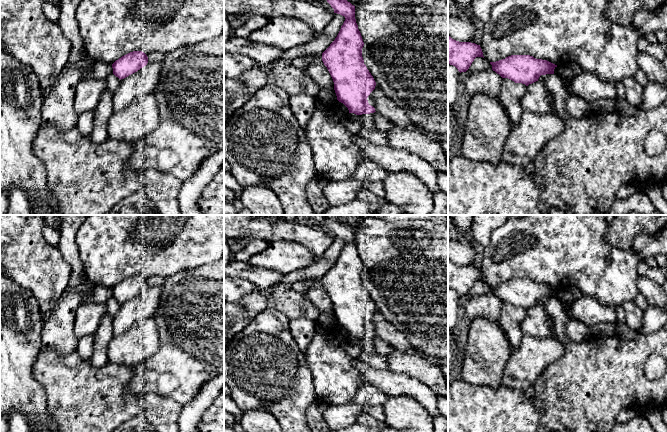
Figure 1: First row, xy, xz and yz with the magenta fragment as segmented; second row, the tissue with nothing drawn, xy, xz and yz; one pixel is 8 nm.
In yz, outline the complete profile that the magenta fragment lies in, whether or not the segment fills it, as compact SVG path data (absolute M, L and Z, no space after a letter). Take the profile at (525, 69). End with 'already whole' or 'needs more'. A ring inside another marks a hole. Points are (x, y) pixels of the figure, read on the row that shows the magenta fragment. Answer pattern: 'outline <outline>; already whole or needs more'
outline M511 55L505 59L490 62L492 70L502 78L528 86L538 81L541 75L554 74L557 65L530 55Z; already whole

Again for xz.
outline M327 0L327 2L334 9L334 13L345 17L337 37L322 53L322 61L334 82L337 100L348 108L349 113L356 115L374 113L376 112L375 108L368 103L367 98L375 89L376 82L364 64L362 57L364 42L356 23L355 6L347 0Z; already whole

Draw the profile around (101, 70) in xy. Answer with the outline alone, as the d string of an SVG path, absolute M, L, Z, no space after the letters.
M95 62L91 72L91 77L93 79L102 80L111 73L113 73L112 64L108 64L105 62Z

